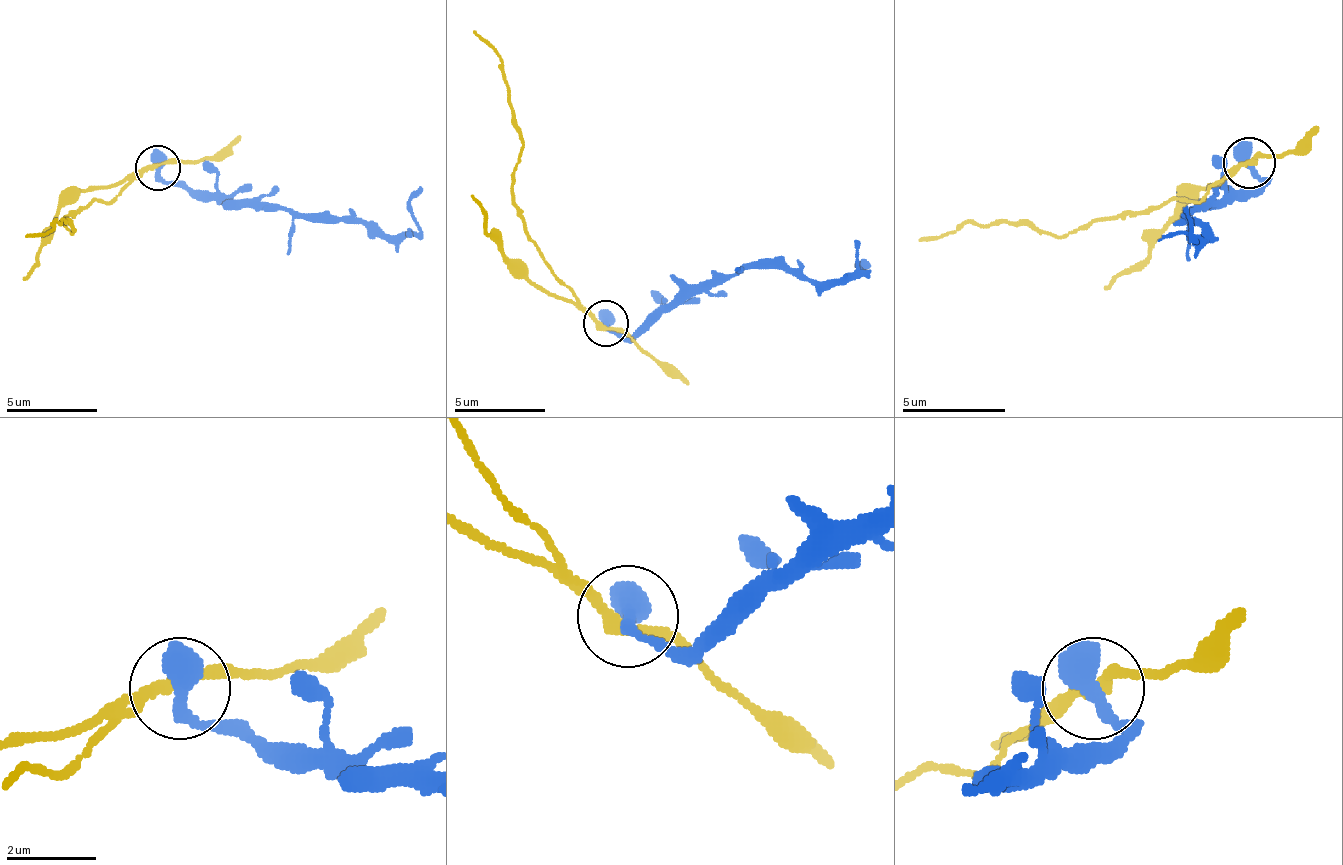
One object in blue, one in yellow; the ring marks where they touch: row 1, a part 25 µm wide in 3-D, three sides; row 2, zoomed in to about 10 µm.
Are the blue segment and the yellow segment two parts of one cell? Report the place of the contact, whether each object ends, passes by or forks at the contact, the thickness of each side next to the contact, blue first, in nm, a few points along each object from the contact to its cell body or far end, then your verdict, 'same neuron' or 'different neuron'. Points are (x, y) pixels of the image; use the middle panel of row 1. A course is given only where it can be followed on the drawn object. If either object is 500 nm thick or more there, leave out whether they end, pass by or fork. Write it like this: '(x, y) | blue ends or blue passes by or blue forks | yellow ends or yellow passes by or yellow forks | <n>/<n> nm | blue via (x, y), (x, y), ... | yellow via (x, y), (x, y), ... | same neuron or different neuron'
(605, 323) | 600/260 nm | blue via (607, 324), (634, 338), (684, 292), (712, 292), (748, 269), (799, 269), (821, 283), (853, 278), (867, 265) | yellow via (607, 324), (556, 274), (524, 228), (511, 178), (520, 155), (511, 123), (506, 73), (474, 32) | different neuron

